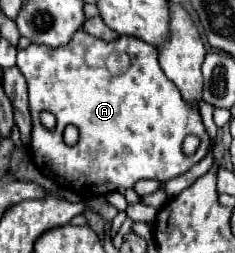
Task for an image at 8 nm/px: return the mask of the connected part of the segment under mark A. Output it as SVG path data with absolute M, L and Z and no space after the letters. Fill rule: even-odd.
M76 31L66 45L56 49L48 49L46 45L30 43L26 49L18 51L18 67L24 73L28 85L30 115L32 115L32 133L38 135L38 169L46 177L52 177L62 187L70 187L74 193L82 195L82 199L92 199L98 195L108 195L116 189L130 189L140 179L156 179L166 183L172 177L186 173L192 165L202 161L212 147L212 139L202 125L200 111L196 107L188 107L182 99L180 91L160 69L156 47L144 43L136 37L120 35L114 41L96 39L84 31ZM120 51L128 53L130 65L122 73L114 73L108 69L108 55ZM42 109L48 109L56 117L56 129L48 131L42 127L38 115ZM72 123L80 131L80 139L76 145L66 145L62 141L64 127ZM186 135L198 135L200 147L196 155L186 157L182 153L182 141Z

